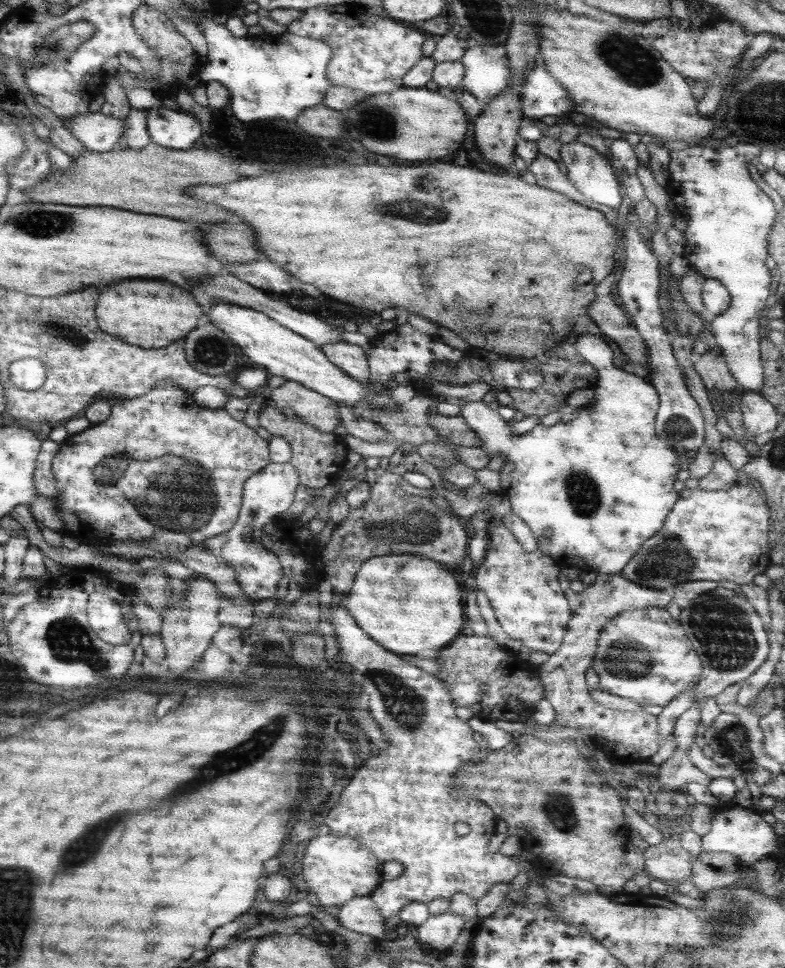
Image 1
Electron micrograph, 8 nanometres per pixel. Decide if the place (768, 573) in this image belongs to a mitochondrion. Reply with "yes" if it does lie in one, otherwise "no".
no

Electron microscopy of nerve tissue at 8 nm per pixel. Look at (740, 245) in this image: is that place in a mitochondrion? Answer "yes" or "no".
no

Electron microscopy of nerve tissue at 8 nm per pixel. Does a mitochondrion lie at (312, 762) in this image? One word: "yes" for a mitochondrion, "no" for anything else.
no

